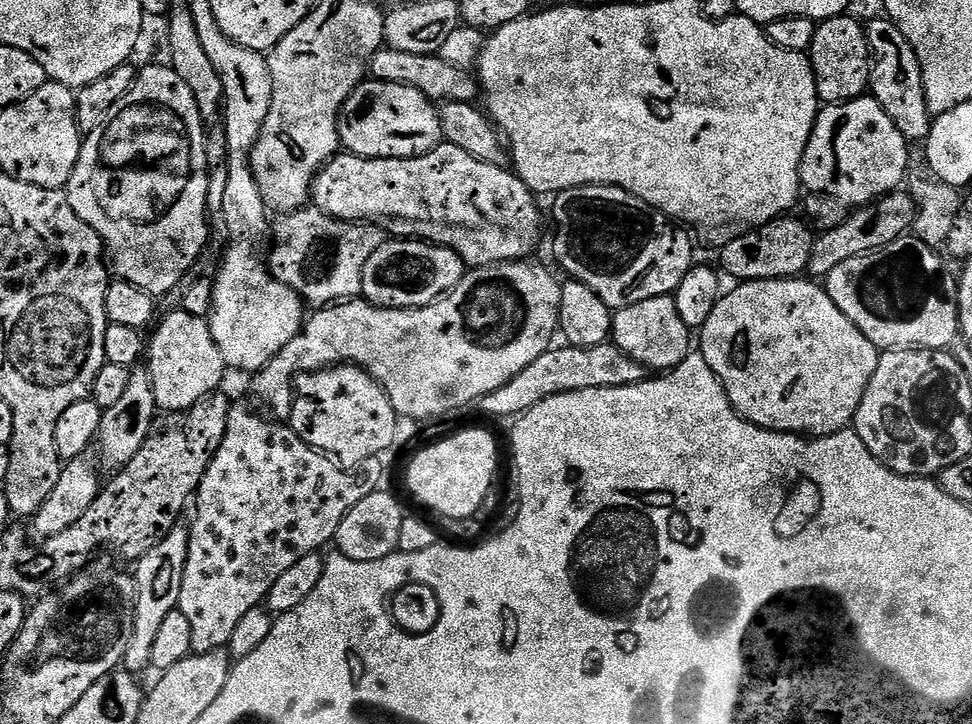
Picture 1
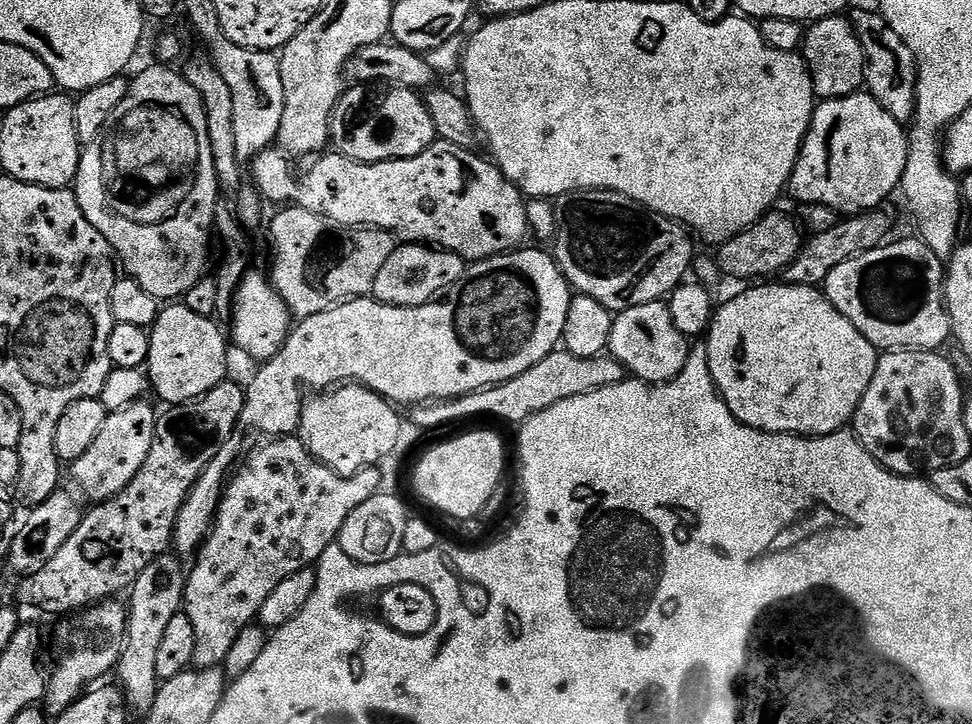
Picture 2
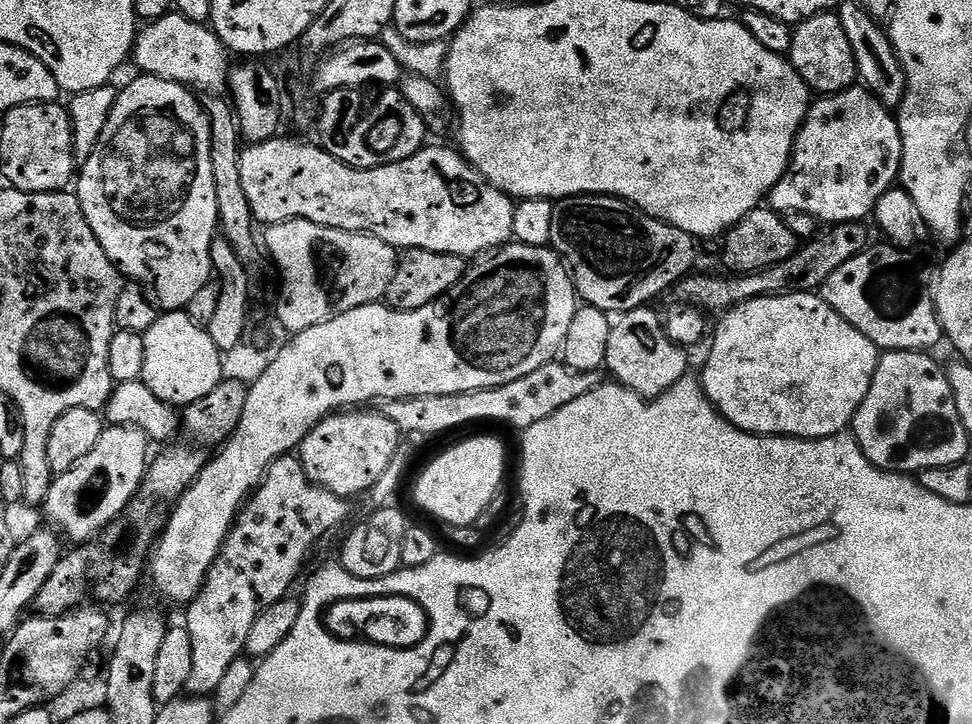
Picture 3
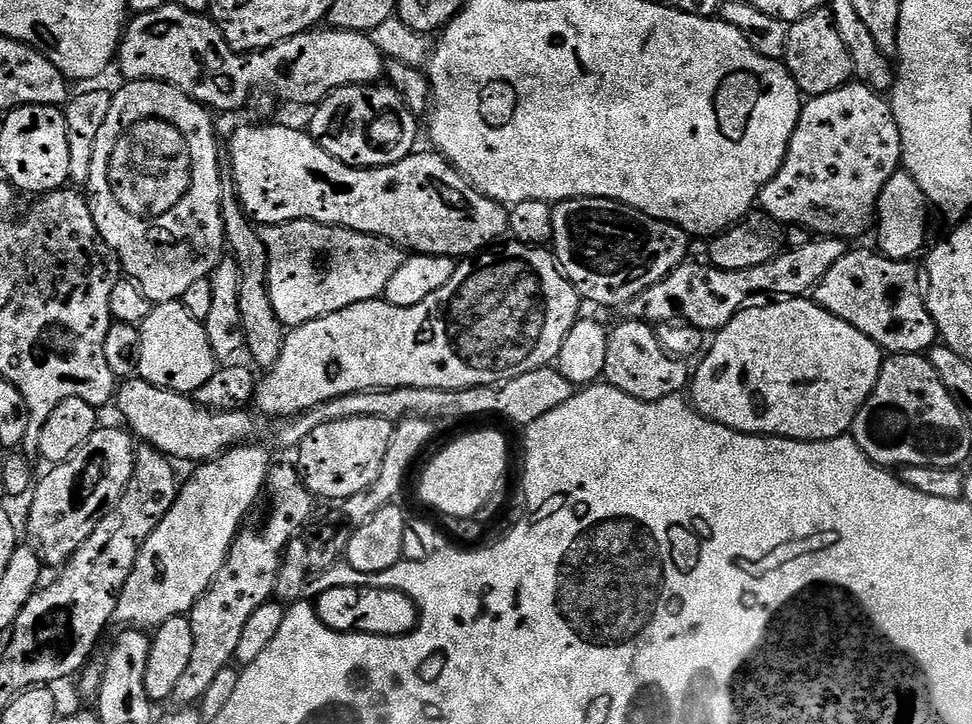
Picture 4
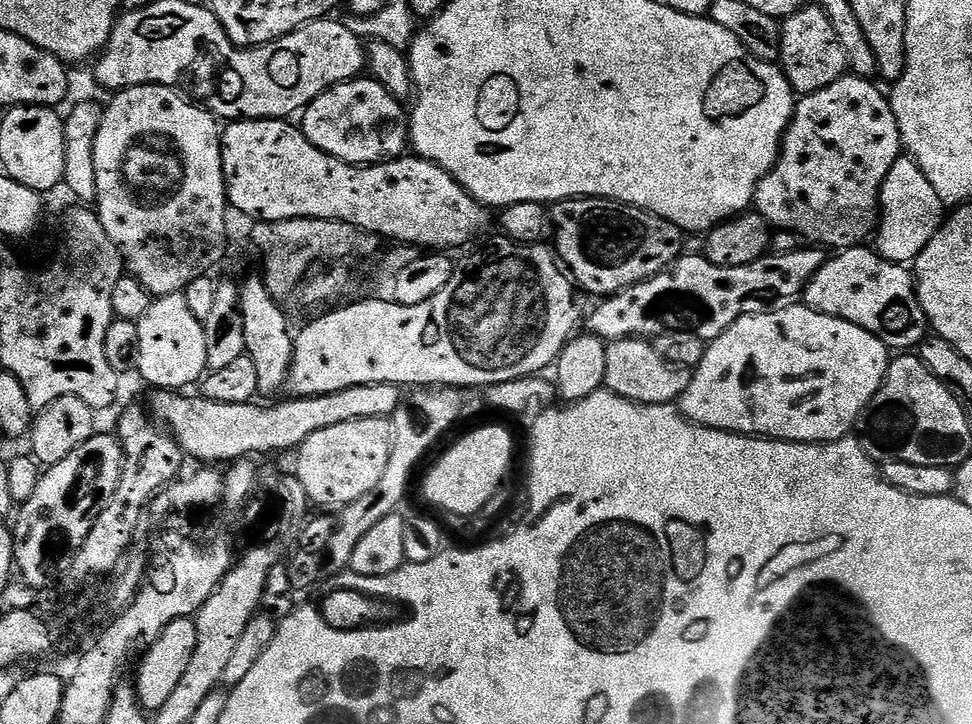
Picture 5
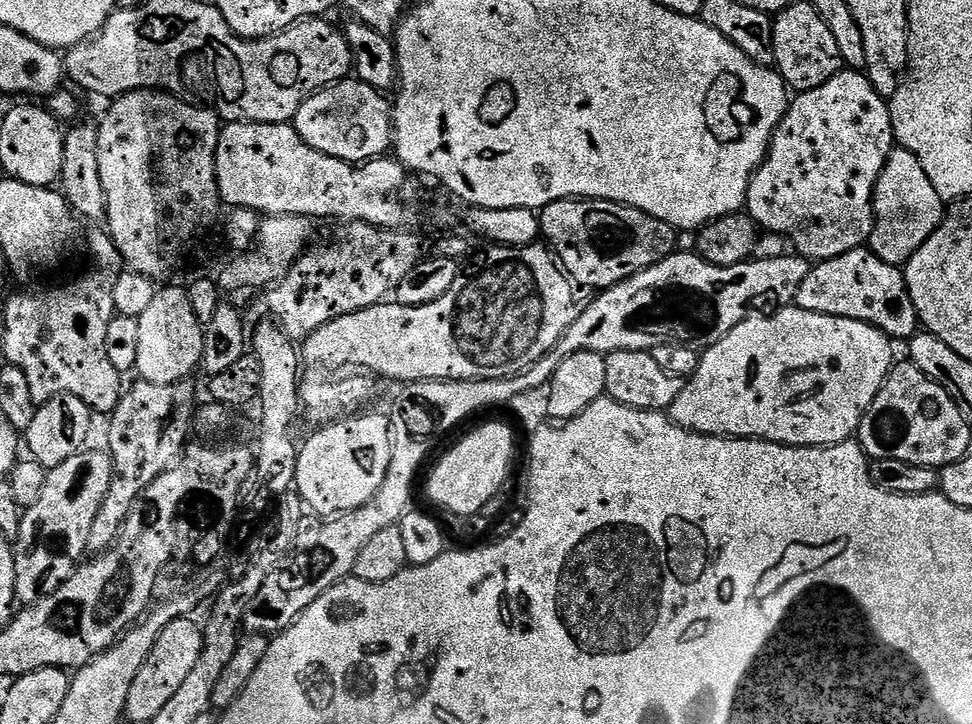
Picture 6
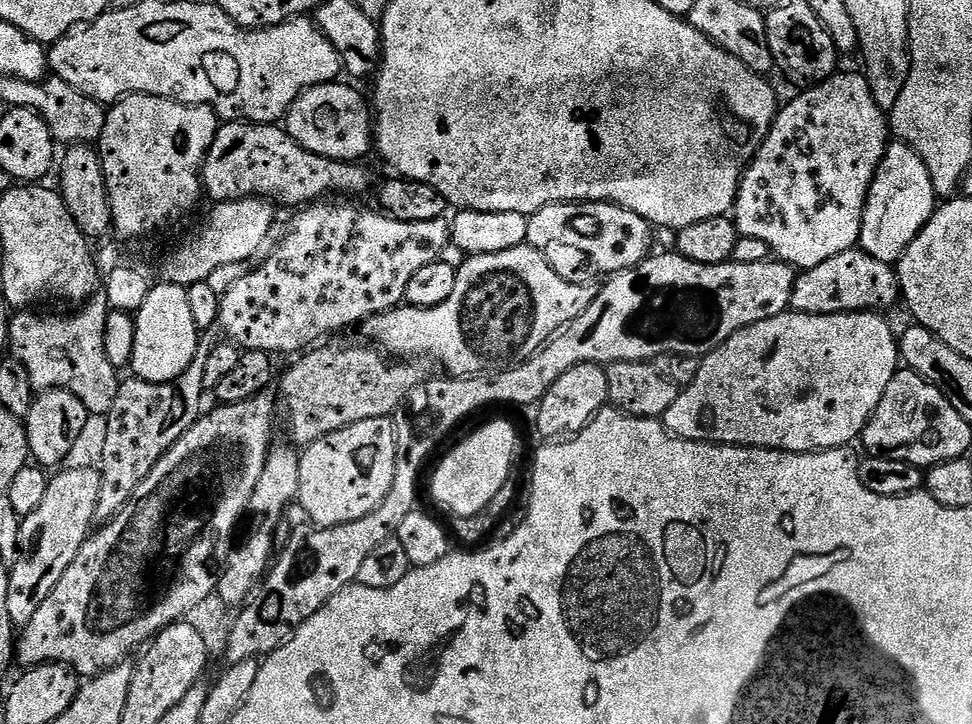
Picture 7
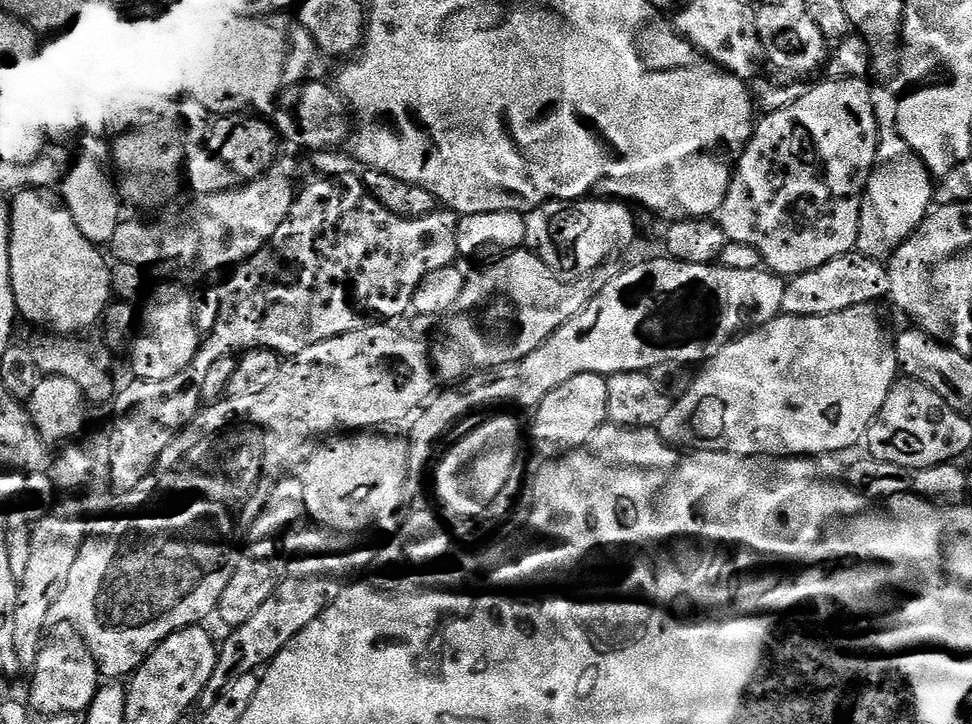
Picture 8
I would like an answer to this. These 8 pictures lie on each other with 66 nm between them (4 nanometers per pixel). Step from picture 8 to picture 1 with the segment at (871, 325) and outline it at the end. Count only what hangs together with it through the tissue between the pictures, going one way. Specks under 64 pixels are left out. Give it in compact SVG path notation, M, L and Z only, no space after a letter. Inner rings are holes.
M789 278L787 280L745 280L737 283L735 285L736 289L734 289L733 292L725 291L723 295L721 295L720 300L714 306L714 311L710 314L710 318L706 318L706 322L698 329L698 350L706 358L706 362L710 362L710 370L714 370L714 374L722 382L722 386L726 390L730 402L736 408L736 413L738 413L743 420L749 420L752 424L758 425L759 428L768 428L772 432L790 432L805 438L829 436L835 432L841 432L855 421L856 411L862 402L862 394L866 394L866 386L870 386L870 378L874 378L874 370L878 370L878 362L882 355L881 349L876 348L874 342L870 342L870 338L866 338L866 334L862 334L862 330L858 330L858 326L854 326L854 322L850 322L850 318L846 318L846 314L842 314L842 310L838 310L838 306L834 306L834 302L830 298L828 291L821 287L821 285L819 288L816 284L819 283L813 282L808 278Z

